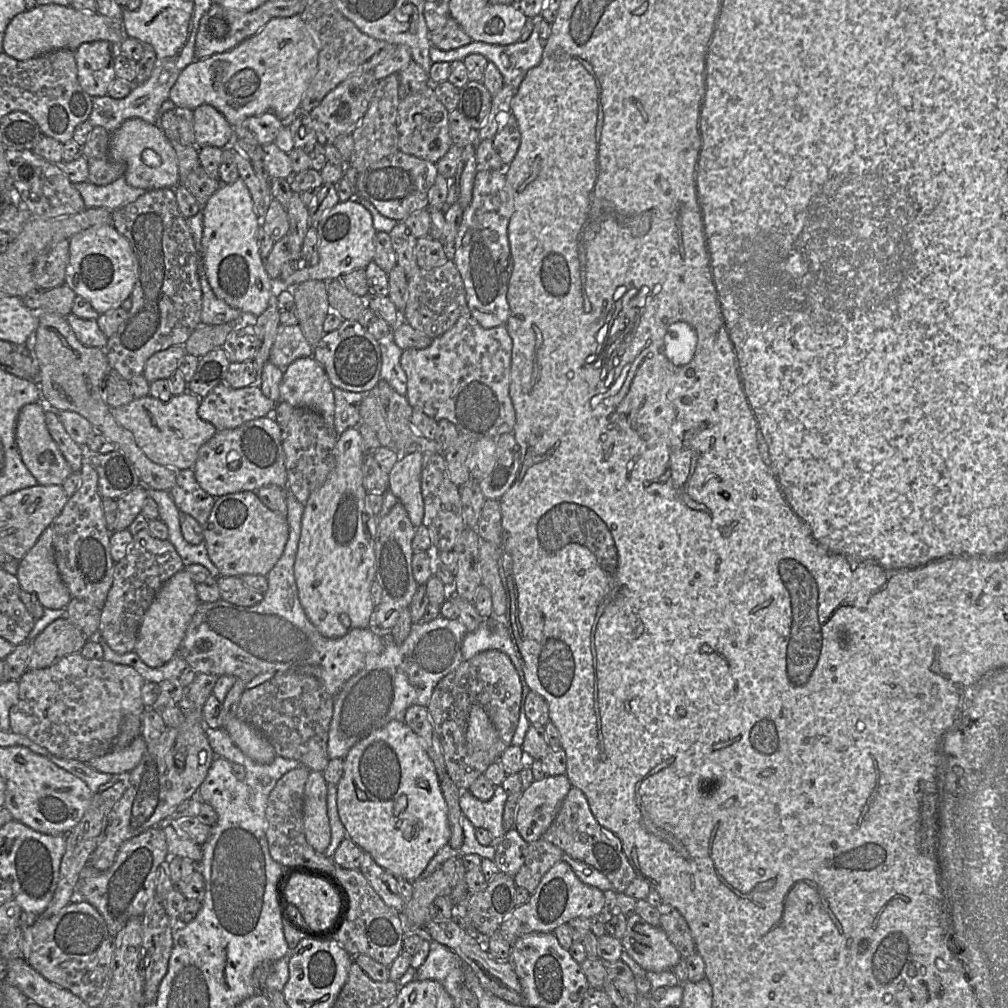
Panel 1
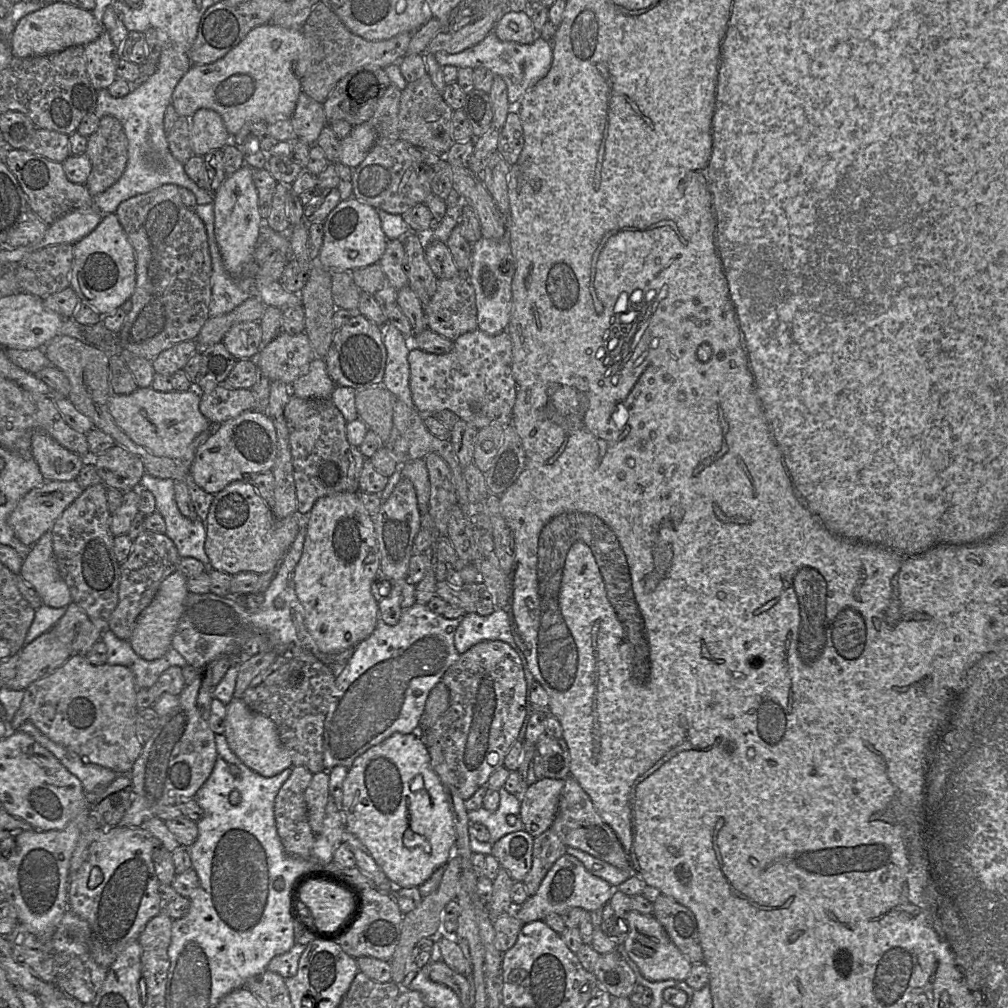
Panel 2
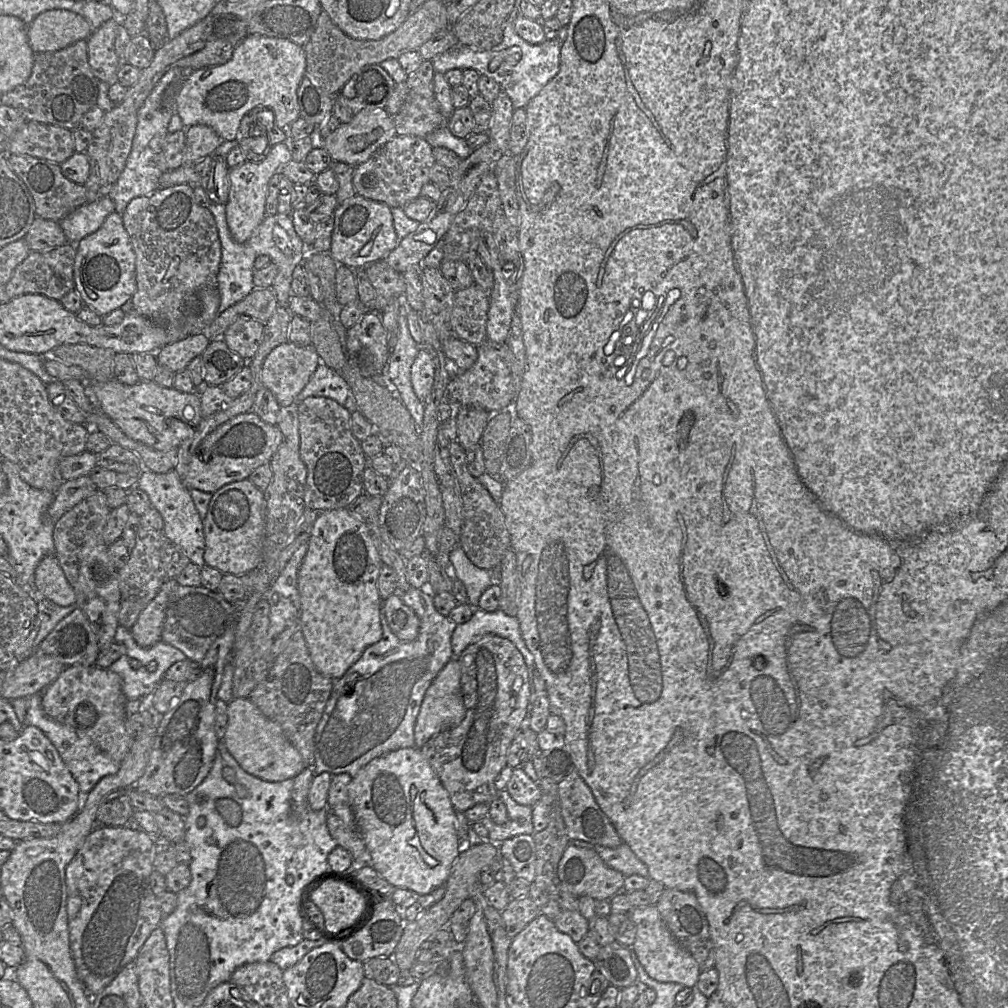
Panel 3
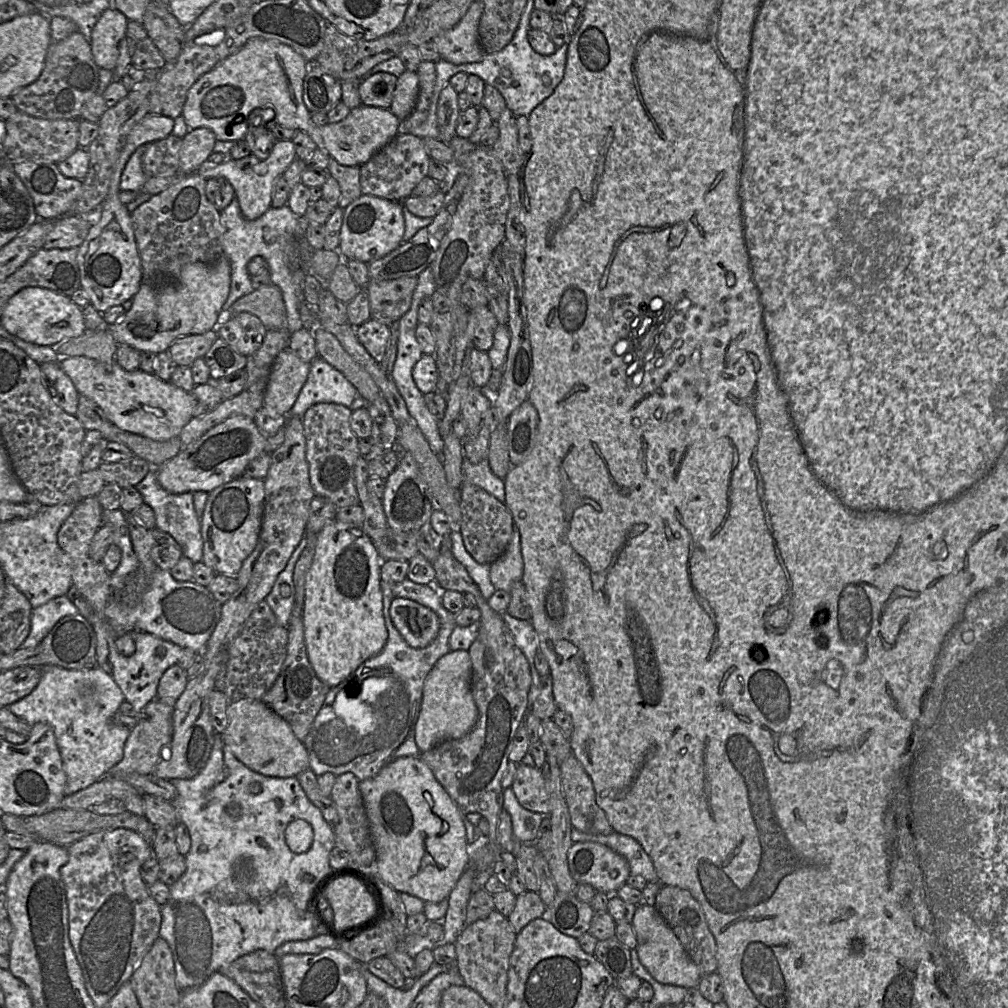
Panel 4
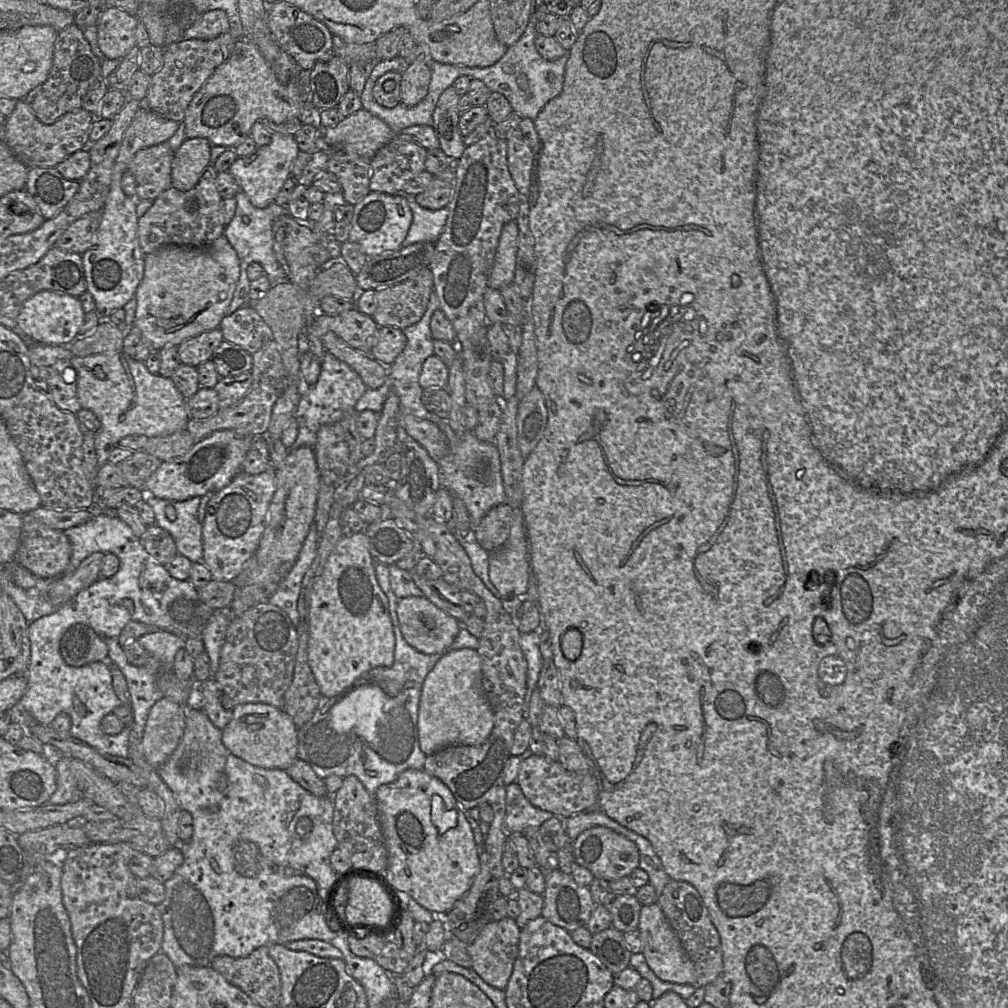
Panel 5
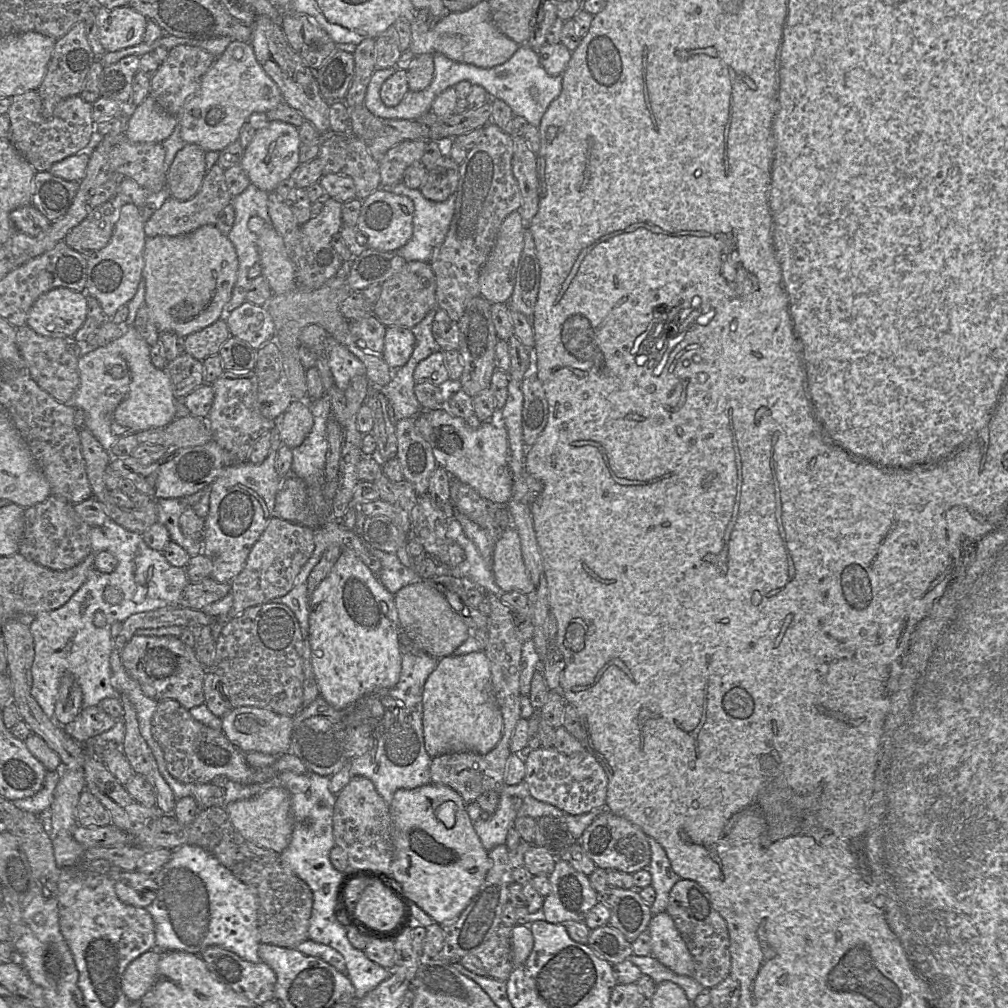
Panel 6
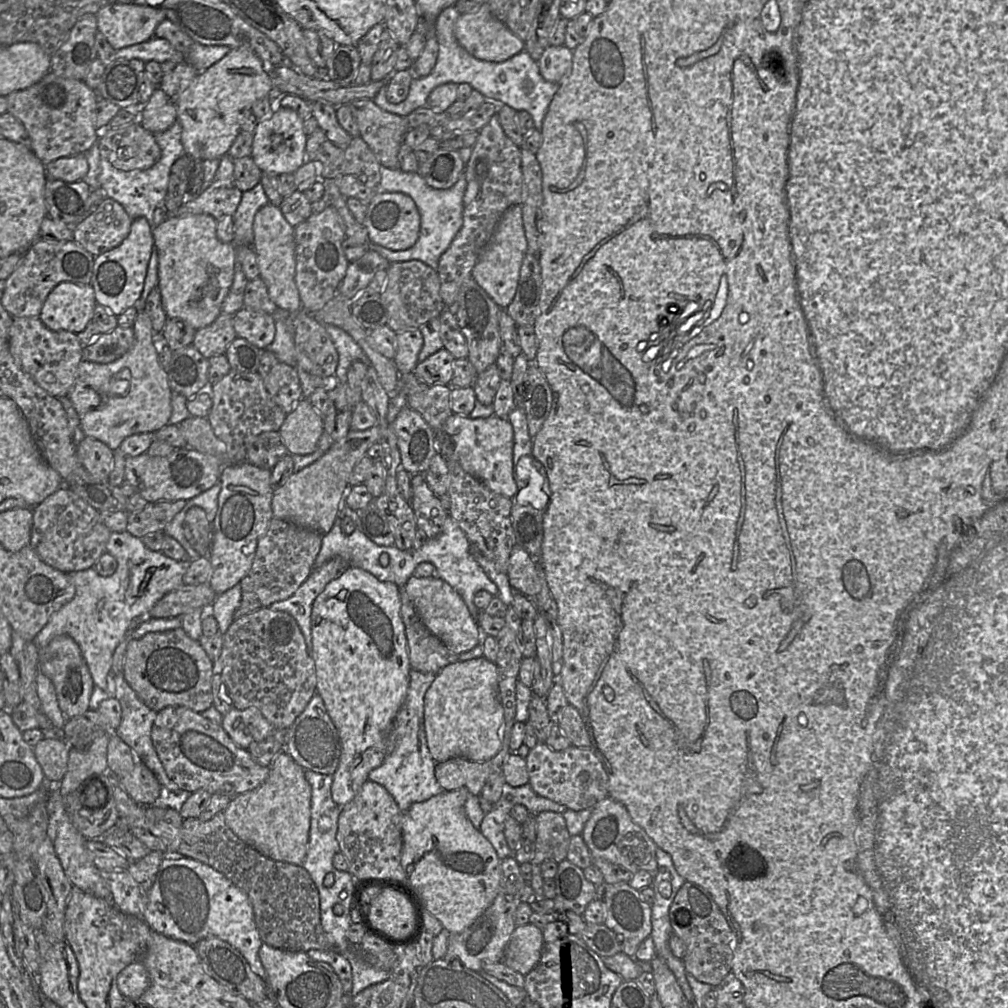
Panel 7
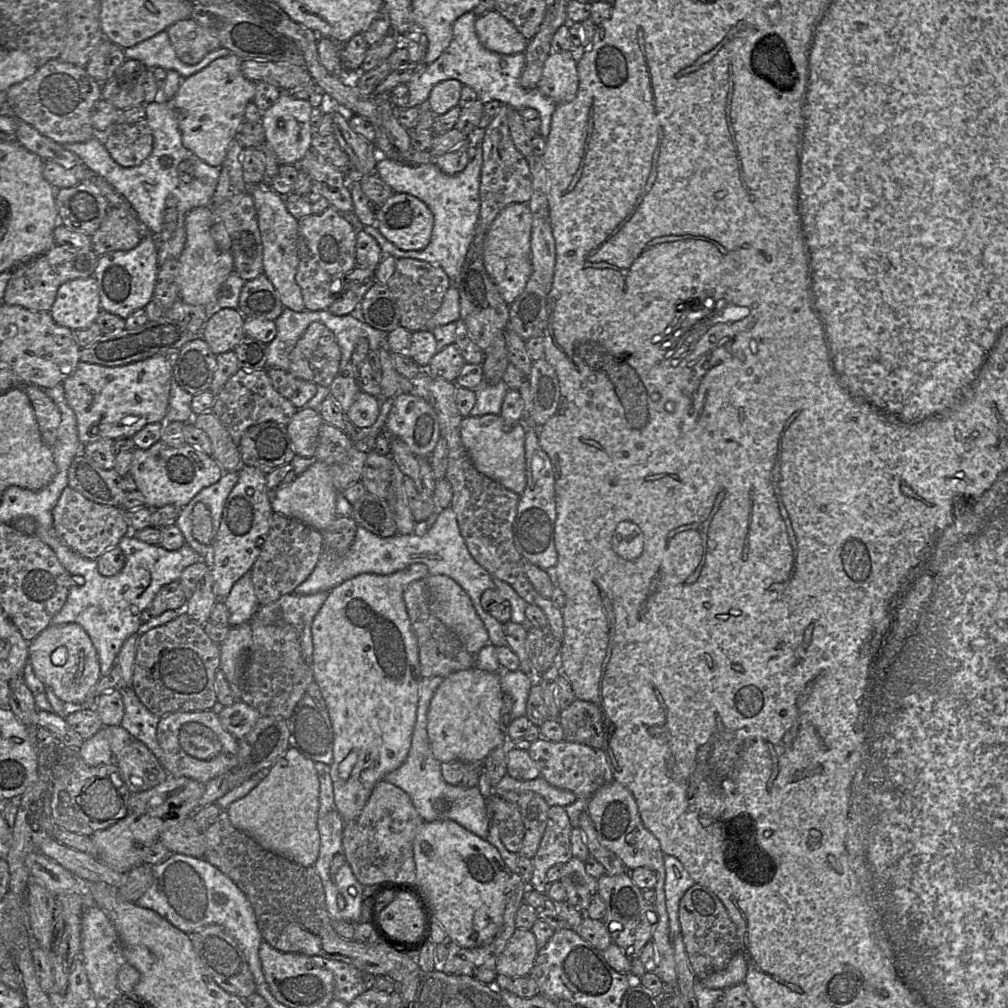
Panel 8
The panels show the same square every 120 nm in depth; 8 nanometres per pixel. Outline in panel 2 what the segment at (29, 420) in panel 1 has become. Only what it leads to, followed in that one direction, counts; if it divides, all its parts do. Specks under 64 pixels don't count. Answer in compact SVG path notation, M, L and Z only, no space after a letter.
M43 429L34 431L31 452L46 481L76 480L81 468L87 462L87 459L61 446Z

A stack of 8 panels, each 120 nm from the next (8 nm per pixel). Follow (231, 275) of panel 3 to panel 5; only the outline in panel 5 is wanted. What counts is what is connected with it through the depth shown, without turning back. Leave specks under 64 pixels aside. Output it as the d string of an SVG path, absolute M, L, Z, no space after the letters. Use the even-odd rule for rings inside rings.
M241 190L235 195L235 199L235 215L231 222L224 227L223 235L228 239L232 247L237 252L240 262L240 275L232 300L227 307L226 315L231 314L239 307L249 303L248 294L250 290L250 280L247 276L247 268L250 263L260 263L263 267L264 273L272 280L272 284L274 281L288 280L285 277L284 270L277 261L273 249L272 232L274 220L280 215L289 214L287 207L285 205L279 205L273 202L265 208L257 208L250 202L248 196ZM243 216L248 216L250 218L249 223L245 224L243 222Z

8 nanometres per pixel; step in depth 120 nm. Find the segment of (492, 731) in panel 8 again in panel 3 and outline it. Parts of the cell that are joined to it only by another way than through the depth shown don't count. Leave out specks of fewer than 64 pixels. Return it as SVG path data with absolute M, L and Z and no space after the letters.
M454 657L440 670L425 692L414 727L415 747L421 748L432 736L457 726L465 714L461 690L461 666L457 657Z

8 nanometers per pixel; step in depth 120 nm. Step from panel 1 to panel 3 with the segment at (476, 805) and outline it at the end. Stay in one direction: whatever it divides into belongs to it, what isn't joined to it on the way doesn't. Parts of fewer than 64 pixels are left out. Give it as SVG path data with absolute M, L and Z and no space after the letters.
M506 789L499 791L499 797L506 805L508 820L502 825L496 824L489 815L479 822L489 831L490 841L504 841L520 834L534 833L532 807L517 803Z

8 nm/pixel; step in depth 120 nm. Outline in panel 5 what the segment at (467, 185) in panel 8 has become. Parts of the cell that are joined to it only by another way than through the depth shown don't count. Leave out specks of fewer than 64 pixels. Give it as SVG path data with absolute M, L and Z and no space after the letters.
M399 190L395 195L405 198L412 210L412 222L402 247L418 242L436 243L444 229L448 210L443 207L438 210L430 210L420 206L415 199L416 195Z

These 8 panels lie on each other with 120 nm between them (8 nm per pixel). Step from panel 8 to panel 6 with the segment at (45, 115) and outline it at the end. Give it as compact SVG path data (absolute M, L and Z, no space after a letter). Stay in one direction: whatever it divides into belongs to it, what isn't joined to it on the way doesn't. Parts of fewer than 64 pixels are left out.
M36 90L16 95L11 101L6 113L10 120L10 142L36 172L49 171L54 163L83 150L88 150L90 157L97 135L92 104L84 101L80 95L60 101L50 118L43 117L42 101Z

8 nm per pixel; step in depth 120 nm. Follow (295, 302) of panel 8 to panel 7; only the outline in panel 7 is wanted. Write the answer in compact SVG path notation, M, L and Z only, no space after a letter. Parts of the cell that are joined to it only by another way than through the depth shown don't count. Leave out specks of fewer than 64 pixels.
M271 203L256 213L253 222L253 248L257 256L260 276L265 282L271 300L278 308L289 312L298 312L302 308L299 291L295 283L295 227L285 219L281 208Z

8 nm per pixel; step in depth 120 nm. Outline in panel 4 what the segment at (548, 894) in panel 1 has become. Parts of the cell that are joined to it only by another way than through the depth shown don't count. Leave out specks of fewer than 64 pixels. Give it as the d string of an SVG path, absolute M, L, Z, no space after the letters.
M591 841L574 842L568 850L568 866L573 879L578 883L591 885L596 891L615 894L630 874L629 863L611 848Z

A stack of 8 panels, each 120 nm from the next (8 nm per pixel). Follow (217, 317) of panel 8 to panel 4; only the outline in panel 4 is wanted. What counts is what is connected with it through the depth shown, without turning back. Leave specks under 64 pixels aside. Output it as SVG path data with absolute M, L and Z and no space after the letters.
M216 330L184 336L174 341L168 351L178 366L190 367L196 359L204 358L217 338Z

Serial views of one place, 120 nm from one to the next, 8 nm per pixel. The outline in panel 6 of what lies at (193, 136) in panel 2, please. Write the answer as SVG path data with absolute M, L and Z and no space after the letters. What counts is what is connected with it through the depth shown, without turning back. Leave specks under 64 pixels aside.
M194 143L180 149L167 172L166 192L186 201L199 191L206 174L206 151Z

